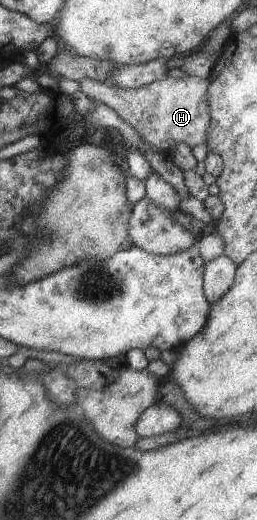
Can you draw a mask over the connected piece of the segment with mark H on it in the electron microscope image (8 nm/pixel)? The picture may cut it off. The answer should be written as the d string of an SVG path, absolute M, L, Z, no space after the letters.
M191 75L182 79L167 76L138 89L123 89L109 82L100 83L85 77L79 84L85 96L112 108L151 146L170 154L172 146L179 142L191 147L206 144L211 124L207 100L210 81Z

